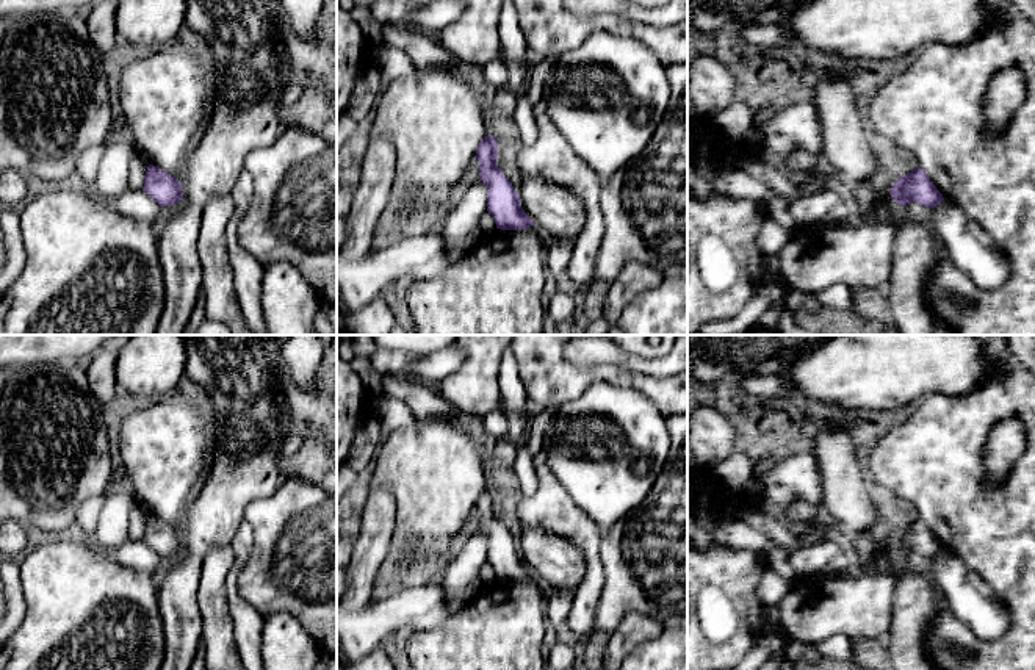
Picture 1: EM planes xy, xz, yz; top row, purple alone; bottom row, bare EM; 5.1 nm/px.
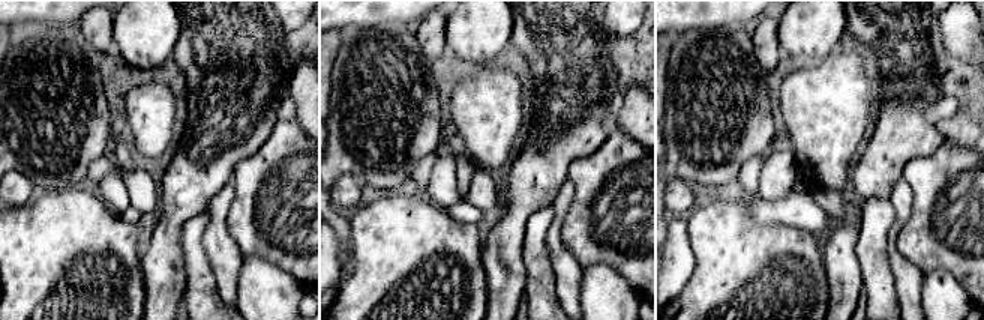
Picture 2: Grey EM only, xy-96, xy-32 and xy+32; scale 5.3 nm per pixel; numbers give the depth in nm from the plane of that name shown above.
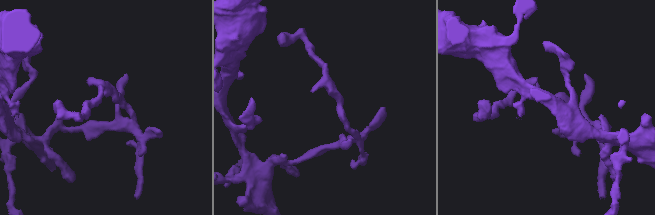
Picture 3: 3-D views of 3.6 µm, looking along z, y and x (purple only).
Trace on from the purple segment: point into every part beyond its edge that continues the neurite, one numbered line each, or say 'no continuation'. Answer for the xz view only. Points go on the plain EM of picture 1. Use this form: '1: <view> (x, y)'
no continuation

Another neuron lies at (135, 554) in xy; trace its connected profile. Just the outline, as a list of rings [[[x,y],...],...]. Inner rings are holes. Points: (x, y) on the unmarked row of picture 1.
[[[91,539],[86,542],[94,546],[99,557],[128,570],[153,575],[161,562],[161,557],[142,540],[128,539],[119,546],[102,546]]]

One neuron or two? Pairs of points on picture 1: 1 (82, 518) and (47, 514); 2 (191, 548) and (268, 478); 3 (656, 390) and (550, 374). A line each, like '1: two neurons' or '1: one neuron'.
1: two neurons
2: one neuron
3: one neuron

